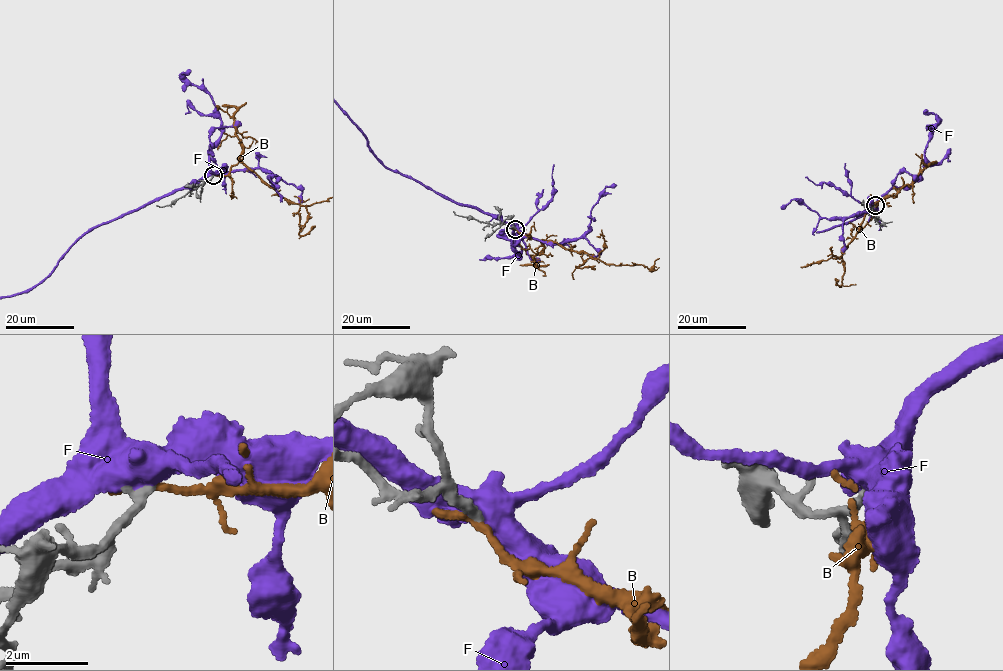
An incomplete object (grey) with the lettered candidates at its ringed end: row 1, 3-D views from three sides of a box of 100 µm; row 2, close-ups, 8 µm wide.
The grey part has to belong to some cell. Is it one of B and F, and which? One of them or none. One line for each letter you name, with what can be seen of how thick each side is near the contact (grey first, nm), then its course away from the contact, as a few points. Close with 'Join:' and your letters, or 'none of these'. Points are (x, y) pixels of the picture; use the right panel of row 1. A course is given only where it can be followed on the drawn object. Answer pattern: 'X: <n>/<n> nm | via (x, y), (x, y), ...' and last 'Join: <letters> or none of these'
Join: none of these

